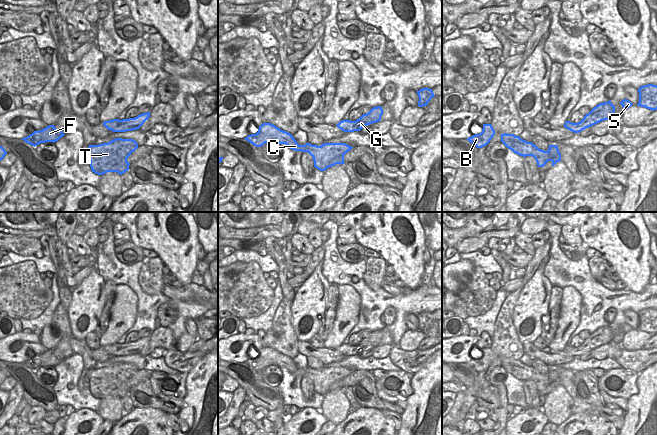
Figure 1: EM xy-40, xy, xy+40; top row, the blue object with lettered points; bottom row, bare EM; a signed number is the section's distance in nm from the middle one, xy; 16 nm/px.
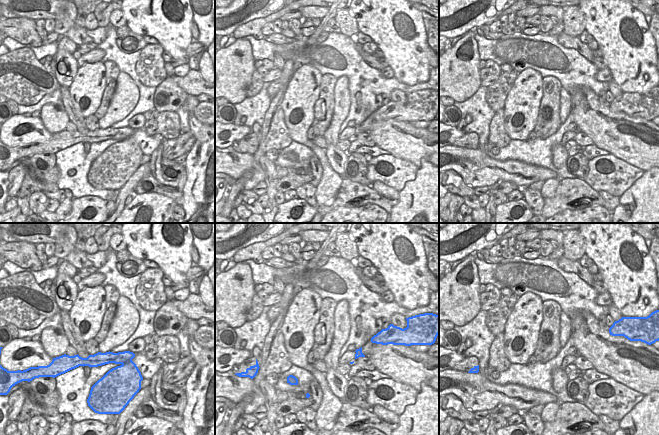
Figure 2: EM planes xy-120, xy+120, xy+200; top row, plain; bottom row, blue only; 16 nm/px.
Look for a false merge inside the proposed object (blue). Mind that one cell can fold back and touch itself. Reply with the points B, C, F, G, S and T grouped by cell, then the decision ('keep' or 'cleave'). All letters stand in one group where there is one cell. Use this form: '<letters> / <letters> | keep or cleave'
B F G S / C T | cleave

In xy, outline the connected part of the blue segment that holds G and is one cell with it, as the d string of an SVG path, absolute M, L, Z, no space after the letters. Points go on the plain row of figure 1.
M381 330L373 331L367 338L363 338L356 345L342 344L336 350L344 356L360 355L367 349L381 344L383 333Z

